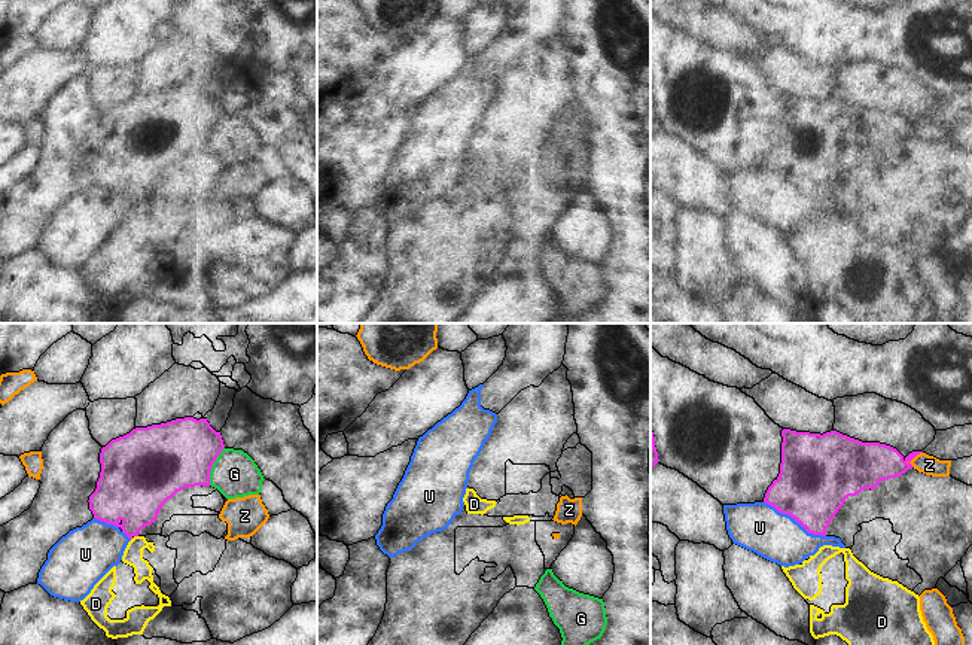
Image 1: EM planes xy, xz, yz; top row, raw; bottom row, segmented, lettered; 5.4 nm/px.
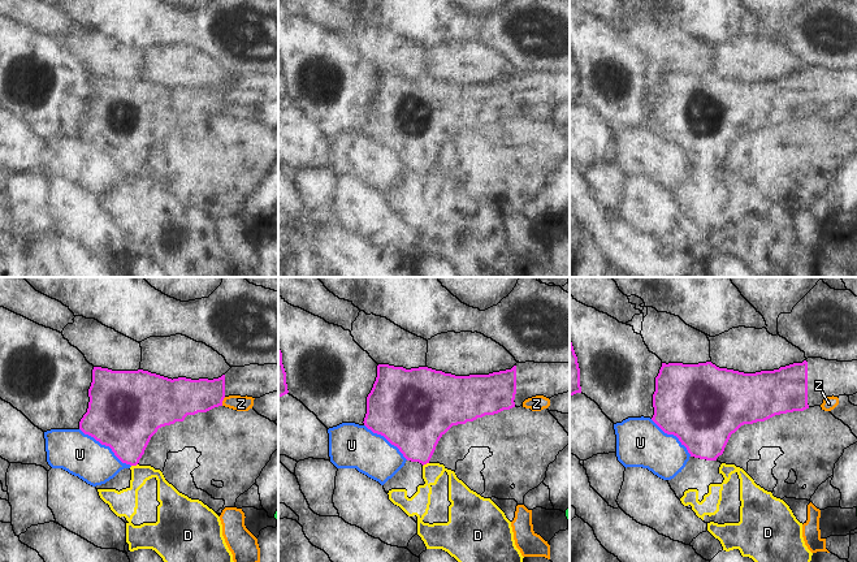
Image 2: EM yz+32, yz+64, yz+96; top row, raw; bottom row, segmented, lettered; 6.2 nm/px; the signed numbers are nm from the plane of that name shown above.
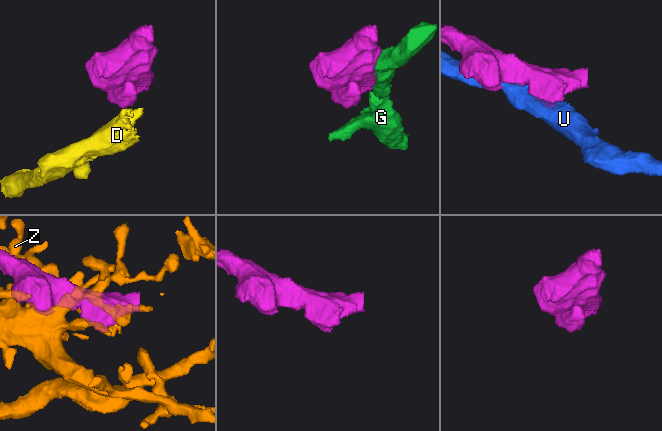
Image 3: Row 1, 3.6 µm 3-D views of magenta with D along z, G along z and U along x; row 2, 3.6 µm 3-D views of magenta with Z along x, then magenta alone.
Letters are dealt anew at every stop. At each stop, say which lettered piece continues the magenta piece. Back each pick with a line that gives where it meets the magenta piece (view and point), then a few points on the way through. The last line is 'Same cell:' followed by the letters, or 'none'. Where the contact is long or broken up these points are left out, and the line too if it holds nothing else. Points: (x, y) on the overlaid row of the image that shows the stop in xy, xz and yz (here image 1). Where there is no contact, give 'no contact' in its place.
Same cell: none

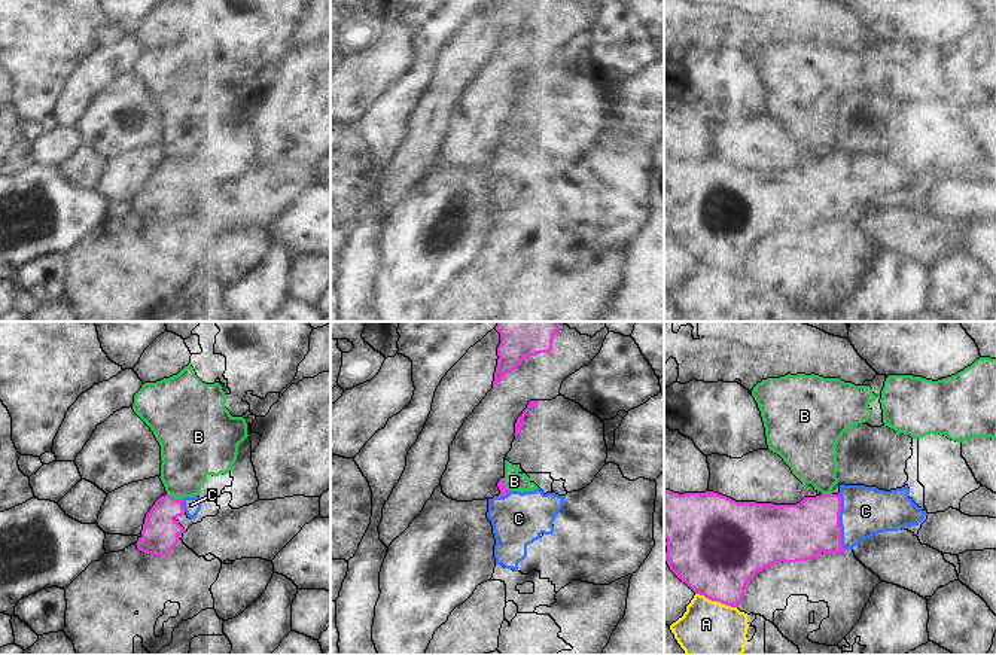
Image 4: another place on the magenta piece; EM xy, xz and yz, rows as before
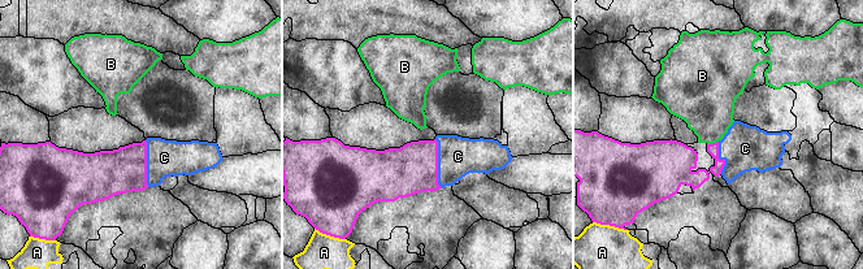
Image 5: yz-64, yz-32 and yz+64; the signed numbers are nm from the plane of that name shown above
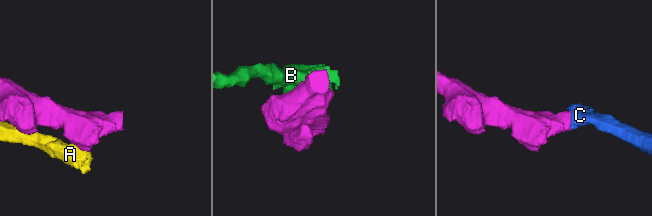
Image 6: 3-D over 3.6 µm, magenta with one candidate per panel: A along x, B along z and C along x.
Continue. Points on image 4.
C: contact yz (838, 521); way yz (800, 532), (816, 524), (838, 521), (865, 511)
Same cell: C

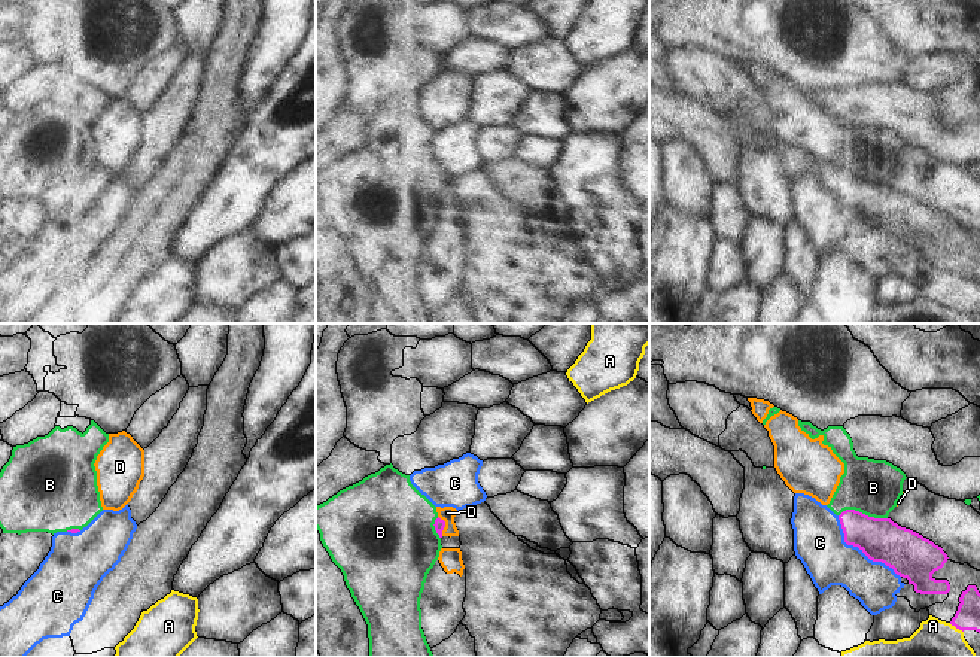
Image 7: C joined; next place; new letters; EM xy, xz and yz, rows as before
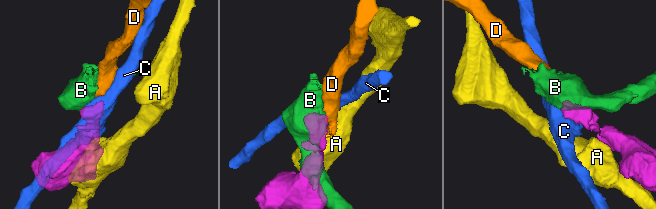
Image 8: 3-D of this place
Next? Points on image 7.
Same cell: none

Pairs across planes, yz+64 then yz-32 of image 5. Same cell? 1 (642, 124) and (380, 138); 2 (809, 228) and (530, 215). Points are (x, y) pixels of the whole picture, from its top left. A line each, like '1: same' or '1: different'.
1: same
2: different

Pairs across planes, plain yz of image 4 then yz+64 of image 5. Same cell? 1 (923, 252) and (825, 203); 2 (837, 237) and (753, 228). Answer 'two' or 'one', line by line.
1: two
2: two

